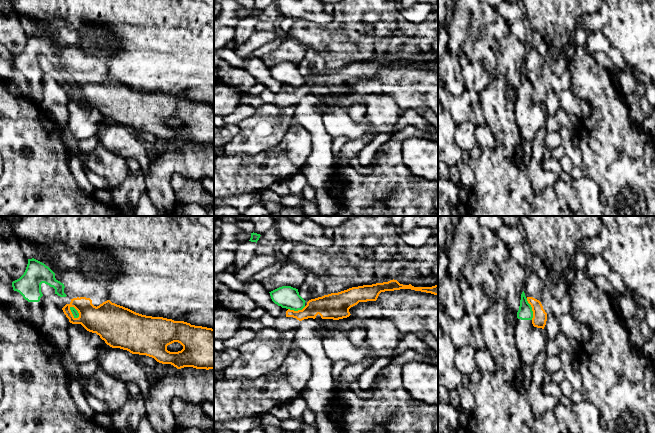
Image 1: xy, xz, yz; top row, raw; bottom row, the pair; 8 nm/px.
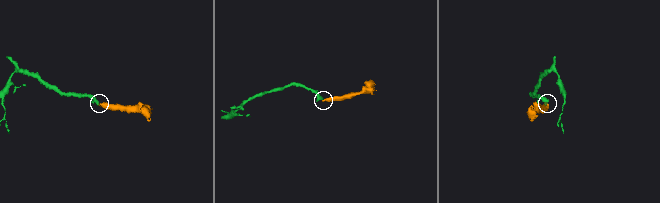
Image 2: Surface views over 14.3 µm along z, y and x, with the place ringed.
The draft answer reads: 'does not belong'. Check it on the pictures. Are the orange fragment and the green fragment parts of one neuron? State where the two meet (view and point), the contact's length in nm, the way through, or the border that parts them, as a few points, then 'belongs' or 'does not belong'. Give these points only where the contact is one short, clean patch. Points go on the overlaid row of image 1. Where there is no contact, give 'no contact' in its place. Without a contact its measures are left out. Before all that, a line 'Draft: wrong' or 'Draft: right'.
Draft: right
contact xy (71, 313); length 120 nm; border xy (70, 306), (71, 313), (77, 318); does not belong

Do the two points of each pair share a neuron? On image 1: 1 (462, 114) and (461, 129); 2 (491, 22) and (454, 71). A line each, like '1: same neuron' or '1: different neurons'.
1: different neurons
2: different neurons

